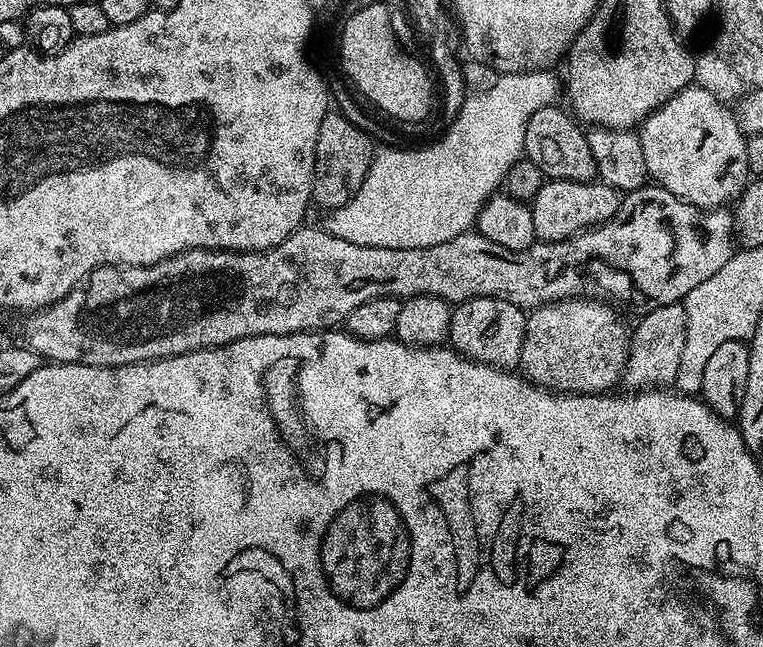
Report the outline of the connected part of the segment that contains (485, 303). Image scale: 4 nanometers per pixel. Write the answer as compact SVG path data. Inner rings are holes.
M479 296L455 305L451 311L446 340L465 360L505 370L515 369L519 365L528 321L525 309L497 296Z

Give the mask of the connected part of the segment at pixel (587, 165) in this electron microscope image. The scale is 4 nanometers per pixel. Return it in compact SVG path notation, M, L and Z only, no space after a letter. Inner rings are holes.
M553 106L538 110L538 114L534 114L534 118L530 118L530 122L526 126L524 156L532 160L534 166L538 166L538 170L542 170L549 180L573 180L574 182L595 180L597 179L596 163L594 162L594 154L590 154L588 132L567 111L565 112L560 109L560 106Z

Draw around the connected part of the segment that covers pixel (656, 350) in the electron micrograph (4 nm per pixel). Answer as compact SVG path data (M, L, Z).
M683 303L679 304L661 304L659 306L649 307L649 312L645 314L640 320L640 325L633 327L630 332L630 339L628 341L628 361L624 367L624 375L622 377L623 383L632 390L664 390L669 386L675 385L676 375L678 374L678 362L682 362L682 346L686 346L686 310Z

